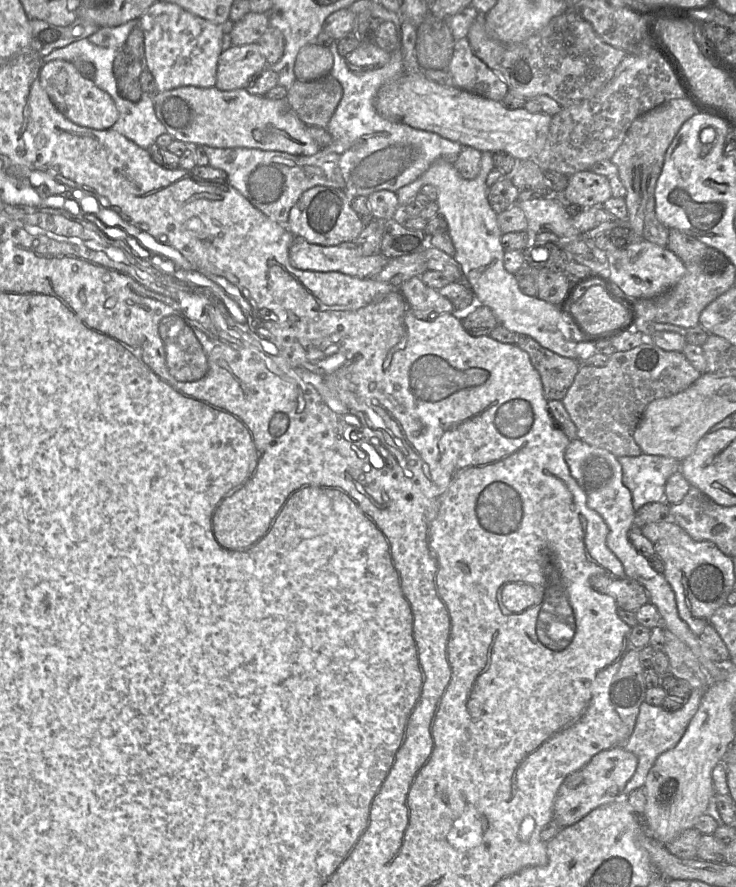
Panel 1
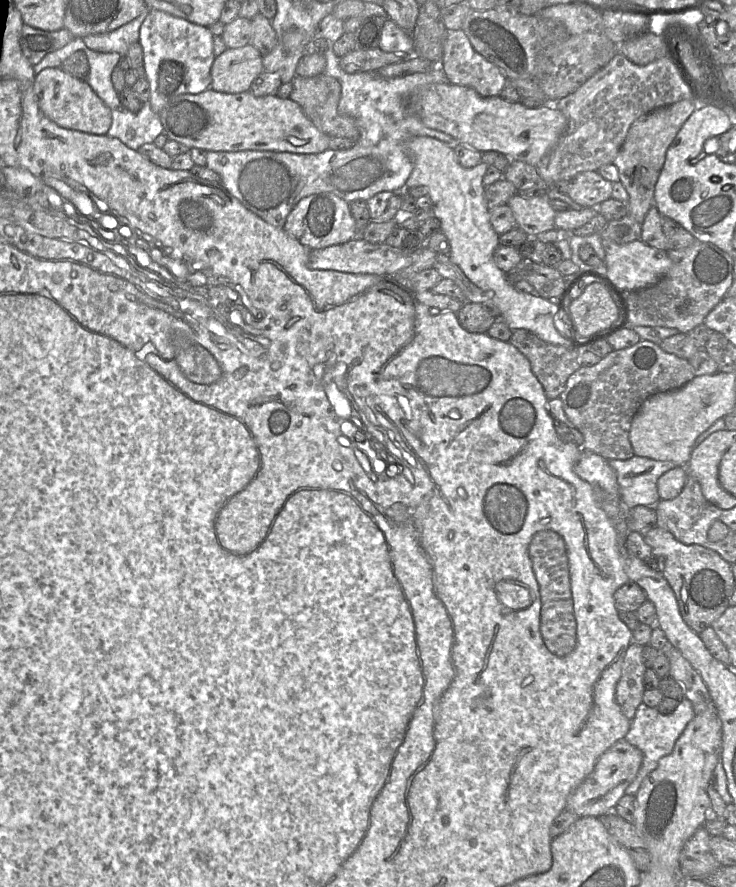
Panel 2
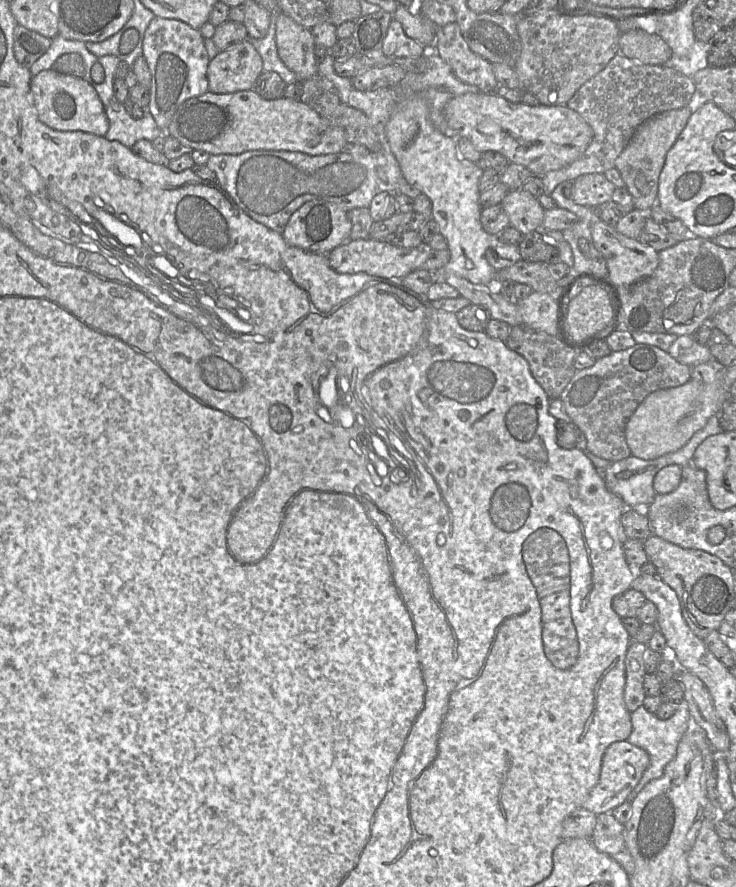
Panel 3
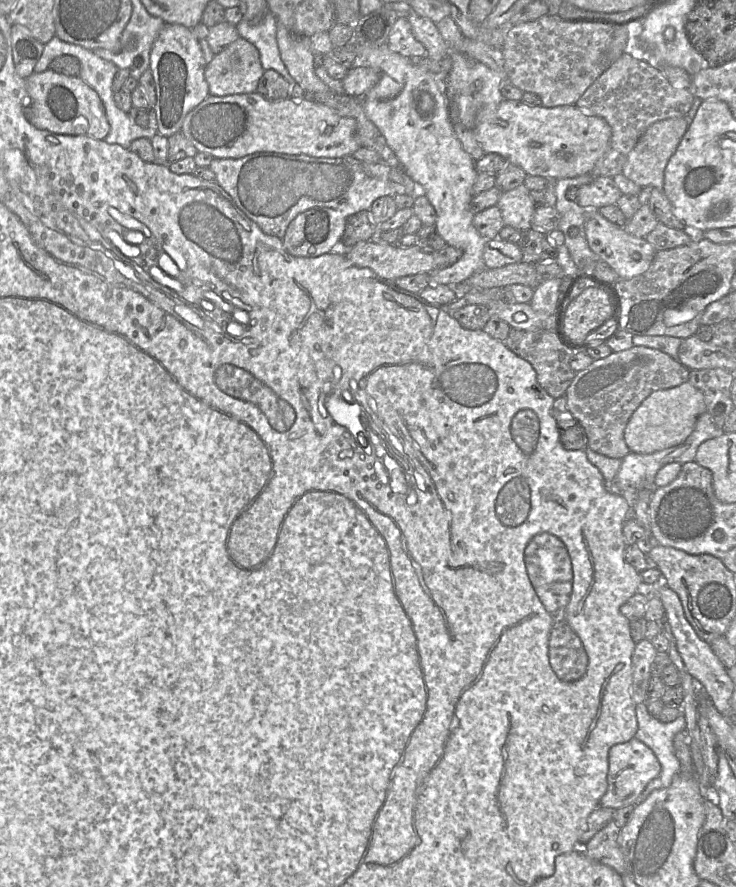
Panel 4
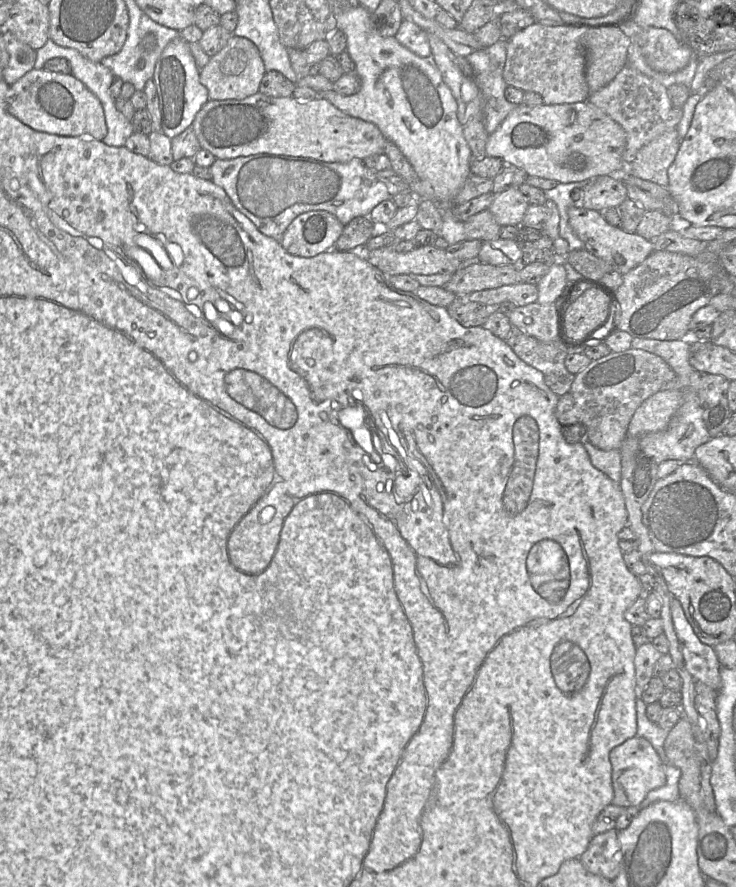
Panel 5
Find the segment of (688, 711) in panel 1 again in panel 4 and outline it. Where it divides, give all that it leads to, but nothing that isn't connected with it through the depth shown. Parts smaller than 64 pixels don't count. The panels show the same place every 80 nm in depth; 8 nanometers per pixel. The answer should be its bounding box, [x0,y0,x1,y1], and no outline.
[633,703,686,806]

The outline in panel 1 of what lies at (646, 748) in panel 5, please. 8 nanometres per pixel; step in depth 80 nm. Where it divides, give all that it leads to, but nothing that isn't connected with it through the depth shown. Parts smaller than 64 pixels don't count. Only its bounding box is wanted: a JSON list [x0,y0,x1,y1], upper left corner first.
[553,745,638,826]

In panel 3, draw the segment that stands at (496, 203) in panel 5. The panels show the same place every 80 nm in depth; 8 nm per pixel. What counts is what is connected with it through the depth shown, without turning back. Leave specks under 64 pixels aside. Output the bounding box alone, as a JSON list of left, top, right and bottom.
[501,190,545,235]

